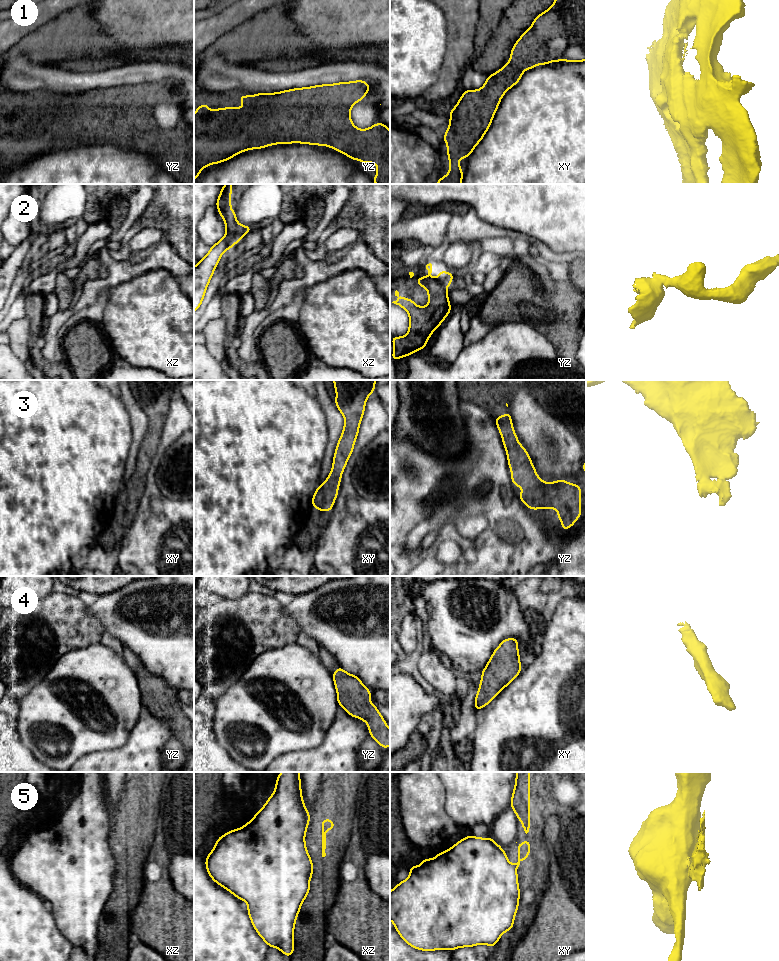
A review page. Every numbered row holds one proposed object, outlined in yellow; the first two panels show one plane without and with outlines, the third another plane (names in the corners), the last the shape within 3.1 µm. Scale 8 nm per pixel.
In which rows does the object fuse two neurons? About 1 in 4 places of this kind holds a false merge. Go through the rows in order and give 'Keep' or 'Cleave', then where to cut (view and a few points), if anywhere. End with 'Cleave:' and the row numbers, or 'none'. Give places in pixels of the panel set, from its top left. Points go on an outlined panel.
1: Keep. No split
2: Cleave. Split along xz (227, 231), (231, 232), (237, 241)
3: Keep. No split
4: Keep. No split
5: Cleave. Split along xy (512, 865), (516, 868)
Cleave: 2, 5

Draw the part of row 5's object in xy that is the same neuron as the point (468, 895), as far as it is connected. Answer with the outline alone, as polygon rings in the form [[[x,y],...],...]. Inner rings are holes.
[[[466,836],[435,858],[423,859],[420,866],[410,866],[409,877],[390,891],[390,920],[408,945],[424,951],[453,951],[479,944],[493,948],[504,932],[513,929],[520,898],[518,875],[492,838]]]

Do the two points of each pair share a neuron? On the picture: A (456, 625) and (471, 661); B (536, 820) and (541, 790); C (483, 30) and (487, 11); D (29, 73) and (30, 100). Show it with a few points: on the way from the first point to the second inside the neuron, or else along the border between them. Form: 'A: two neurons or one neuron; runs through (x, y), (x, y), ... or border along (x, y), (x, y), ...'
A: one neuron; runs through (465, 634), (469, 638), (469, 650), (471, 652)
B: one neuron; runs through (536, 813), (536, 797)
C: one neuron; runs through (486, 25), (487, 16)
D: two neurons; border along (31, 91), (15, 93)

